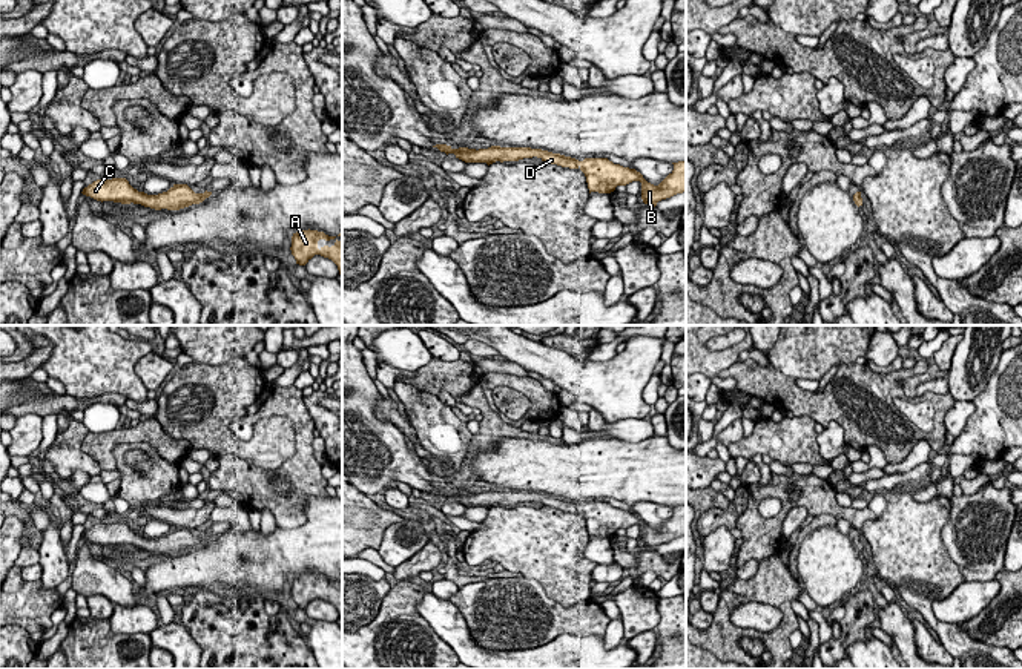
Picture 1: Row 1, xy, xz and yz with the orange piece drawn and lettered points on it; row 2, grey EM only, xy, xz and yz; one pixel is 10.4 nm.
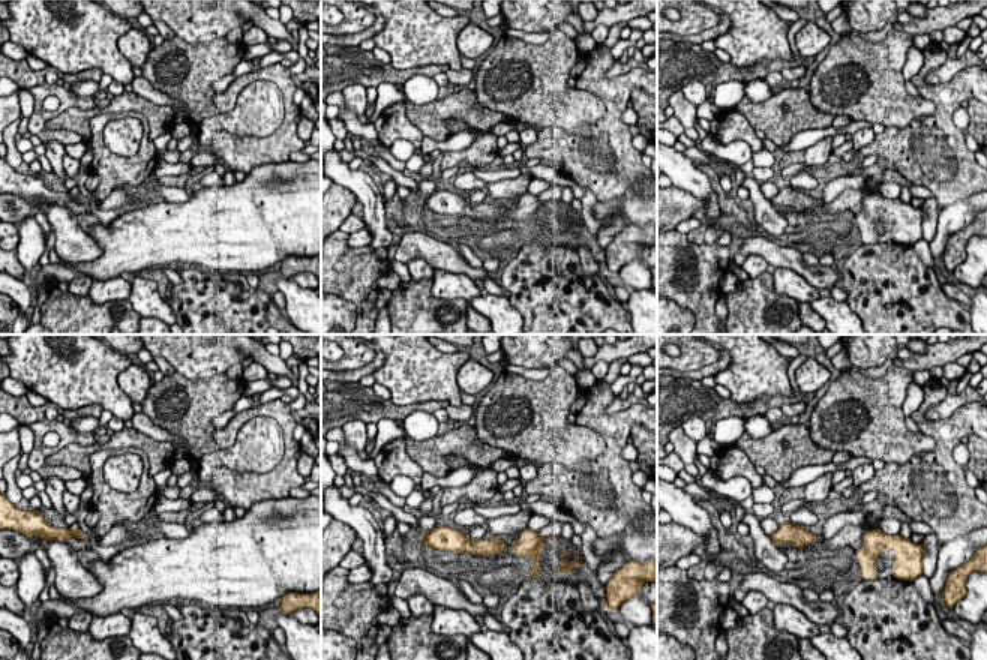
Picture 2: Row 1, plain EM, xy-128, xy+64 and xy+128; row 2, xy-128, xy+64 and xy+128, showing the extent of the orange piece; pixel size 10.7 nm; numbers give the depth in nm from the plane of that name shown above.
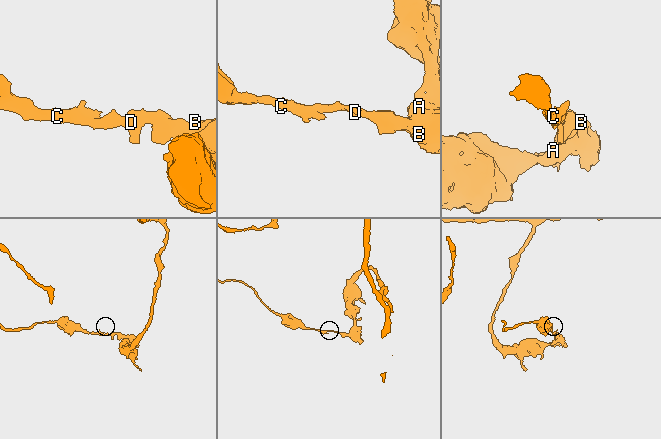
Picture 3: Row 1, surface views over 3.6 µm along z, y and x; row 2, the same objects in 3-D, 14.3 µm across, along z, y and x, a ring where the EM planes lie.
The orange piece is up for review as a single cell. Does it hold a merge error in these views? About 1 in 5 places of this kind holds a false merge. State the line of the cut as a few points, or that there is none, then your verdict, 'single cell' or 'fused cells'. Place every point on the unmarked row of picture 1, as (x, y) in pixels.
no cut | single cell

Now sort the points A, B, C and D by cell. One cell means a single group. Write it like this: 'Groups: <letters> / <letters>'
Groups: A B C D

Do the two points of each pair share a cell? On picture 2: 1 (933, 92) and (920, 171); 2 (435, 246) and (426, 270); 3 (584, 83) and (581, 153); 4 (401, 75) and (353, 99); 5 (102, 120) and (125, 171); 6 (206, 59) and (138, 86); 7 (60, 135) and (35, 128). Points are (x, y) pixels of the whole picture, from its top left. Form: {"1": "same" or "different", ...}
{"1": "same", "2": "different", "3": "same", "4": "different", "5": "same", "6": "different", "7": "same"}

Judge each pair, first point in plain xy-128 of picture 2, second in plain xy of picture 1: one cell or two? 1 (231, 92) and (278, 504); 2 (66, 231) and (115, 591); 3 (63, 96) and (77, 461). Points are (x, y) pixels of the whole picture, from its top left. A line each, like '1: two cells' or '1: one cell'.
1: one cell
2: one cell
3: one cell

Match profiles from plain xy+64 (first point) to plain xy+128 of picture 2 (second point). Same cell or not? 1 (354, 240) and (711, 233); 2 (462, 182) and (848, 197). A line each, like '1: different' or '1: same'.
1: same
2: different

